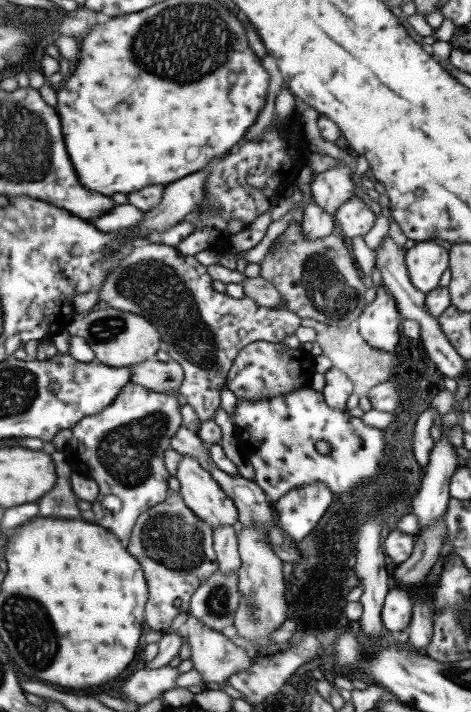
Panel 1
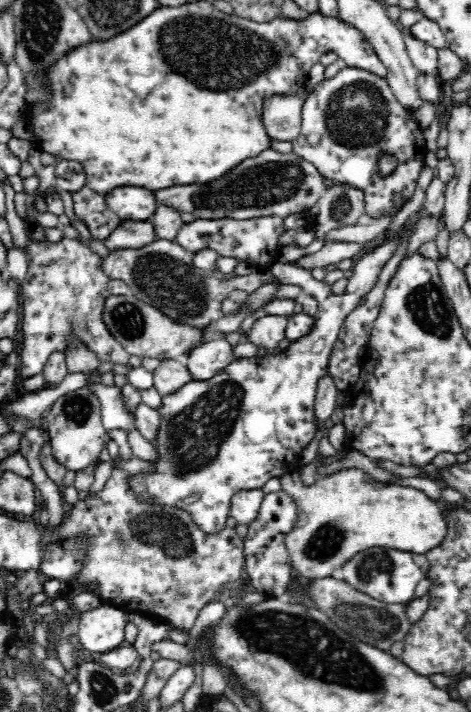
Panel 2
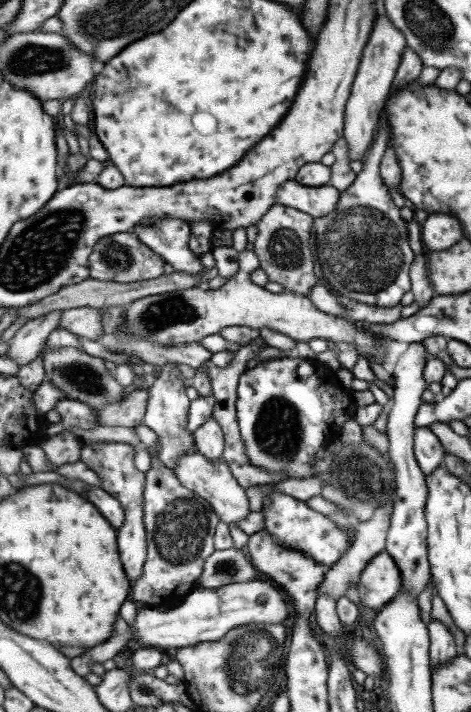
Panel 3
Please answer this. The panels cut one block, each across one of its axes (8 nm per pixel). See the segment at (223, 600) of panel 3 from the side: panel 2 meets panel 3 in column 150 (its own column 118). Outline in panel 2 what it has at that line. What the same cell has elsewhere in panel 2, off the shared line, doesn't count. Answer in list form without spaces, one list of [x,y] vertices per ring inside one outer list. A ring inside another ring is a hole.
[[[104,602],[100,608],[84,612],[78,630],[80,652],[86,658],[96,658],[100,654],[122,648],[126,644],[126,624],[128,620],[124,616],[124,610],[112,606],[110,602]]]

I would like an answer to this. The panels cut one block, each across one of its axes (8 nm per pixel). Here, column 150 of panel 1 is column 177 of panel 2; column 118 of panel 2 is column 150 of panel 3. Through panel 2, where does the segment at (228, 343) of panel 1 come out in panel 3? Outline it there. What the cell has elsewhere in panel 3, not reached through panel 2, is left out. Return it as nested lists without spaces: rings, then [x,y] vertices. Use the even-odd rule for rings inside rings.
[[[121,232],[99,240],[95,252],[91,254],[91,278],[101,282],[119,282],[119,284],[133,284],[133,282],[147,282],[159,280],[165,276],[165,258],[151,250],[135,232]]]

